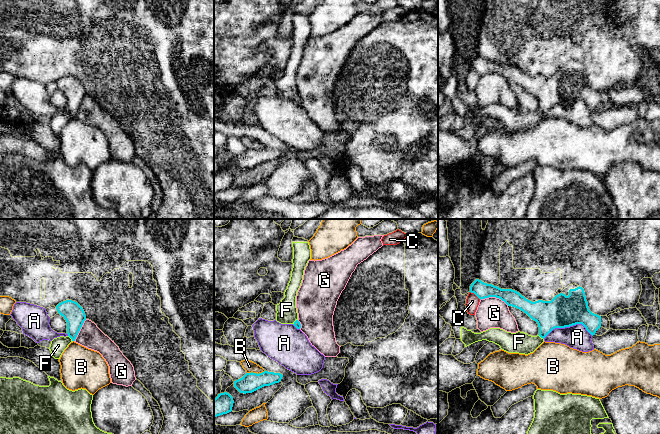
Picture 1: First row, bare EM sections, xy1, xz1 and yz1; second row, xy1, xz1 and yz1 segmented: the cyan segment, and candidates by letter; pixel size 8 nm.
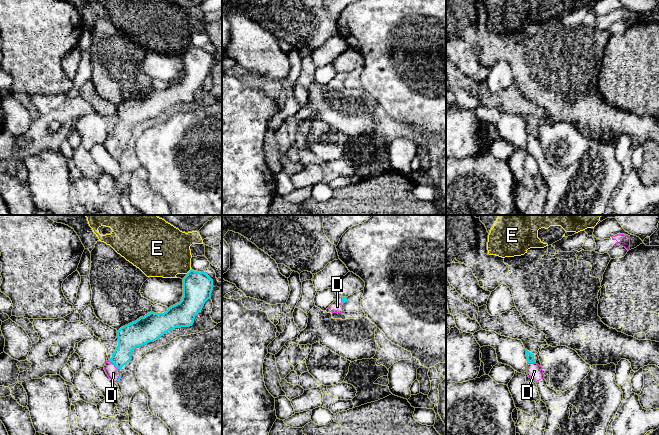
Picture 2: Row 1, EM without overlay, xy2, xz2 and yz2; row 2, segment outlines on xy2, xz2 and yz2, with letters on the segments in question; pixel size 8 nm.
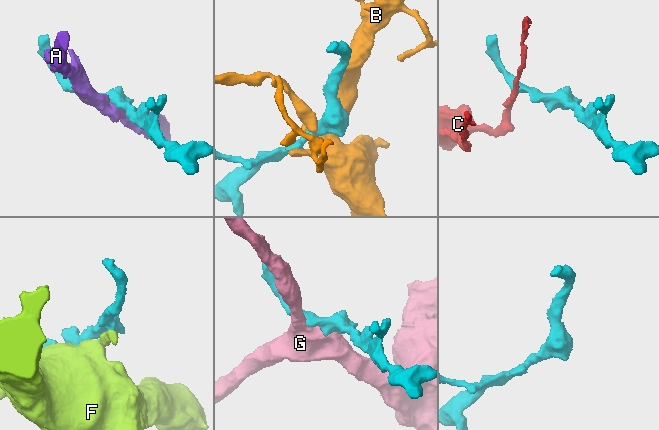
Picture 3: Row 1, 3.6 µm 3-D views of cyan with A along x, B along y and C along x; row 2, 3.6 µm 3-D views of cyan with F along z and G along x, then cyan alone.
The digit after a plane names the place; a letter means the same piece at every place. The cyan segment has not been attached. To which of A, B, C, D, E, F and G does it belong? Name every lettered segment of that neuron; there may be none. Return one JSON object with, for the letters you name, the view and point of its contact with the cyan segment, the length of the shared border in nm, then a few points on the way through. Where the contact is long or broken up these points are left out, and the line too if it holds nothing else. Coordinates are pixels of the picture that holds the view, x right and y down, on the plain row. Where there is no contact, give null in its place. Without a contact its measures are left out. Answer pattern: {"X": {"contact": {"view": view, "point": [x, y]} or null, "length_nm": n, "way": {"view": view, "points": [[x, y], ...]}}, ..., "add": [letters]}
{"D": {"contact": {"view": "xy2", "point": [114, 140]}, "length_nm": 120, "way": {"view": "xy2", "points": [[129, 113], [122, 131], [114, 140], [113, 149]]}}, "add": ["D"]}

